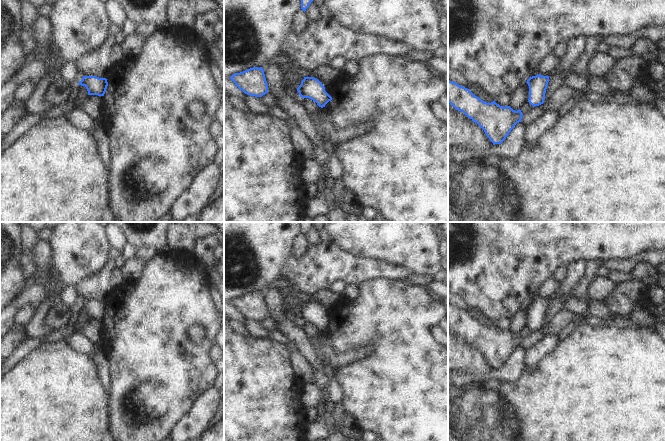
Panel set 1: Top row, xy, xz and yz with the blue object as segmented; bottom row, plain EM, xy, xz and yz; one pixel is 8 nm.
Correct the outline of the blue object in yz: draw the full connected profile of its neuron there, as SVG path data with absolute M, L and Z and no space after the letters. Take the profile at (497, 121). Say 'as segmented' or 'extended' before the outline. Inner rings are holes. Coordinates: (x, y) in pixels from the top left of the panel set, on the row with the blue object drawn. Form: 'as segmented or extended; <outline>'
as segmented; M448 80L448 102L458 111L462 111L477 123L490 141L501 144L515 125L521 122L521 110L503 107L495 102L484 102L469 89Z

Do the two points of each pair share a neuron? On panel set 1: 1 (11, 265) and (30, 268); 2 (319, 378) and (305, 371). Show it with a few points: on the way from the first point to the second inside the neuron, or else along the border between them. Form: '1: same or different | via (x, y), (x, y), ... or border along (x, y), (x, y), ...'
1: different | border along (20, 242), (20, 268), (26, 278)
2: different | border along (302, 354), (312, 368), (314, 382)

